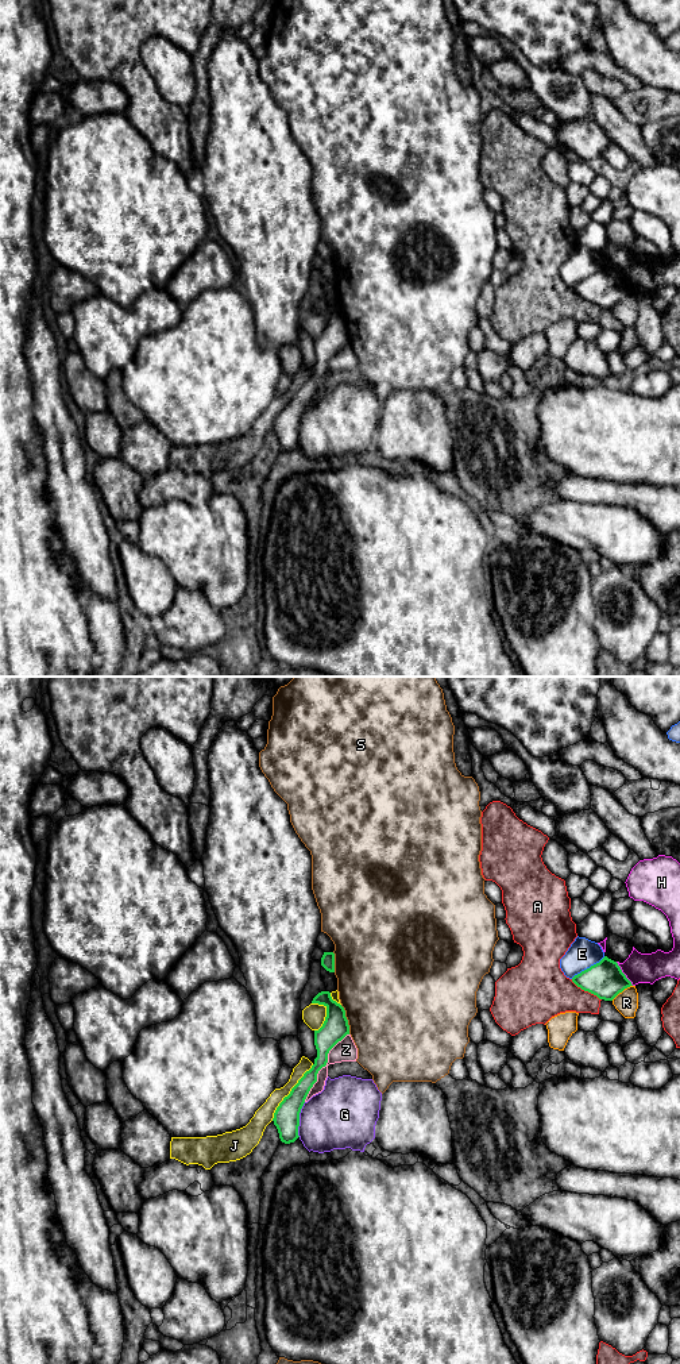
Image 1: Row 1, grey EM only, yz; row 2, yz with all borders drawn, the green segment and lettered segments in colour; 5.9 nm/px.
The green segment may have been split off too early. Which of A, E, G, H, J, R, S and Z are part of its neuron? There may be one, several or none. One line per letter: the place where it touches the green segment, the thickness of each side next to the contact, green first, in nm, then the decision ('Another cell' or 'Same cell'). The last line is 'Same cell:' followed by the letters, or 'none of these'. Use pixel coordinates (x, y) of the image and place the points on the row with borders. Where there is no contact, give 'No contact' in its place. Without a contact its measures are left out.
A: Touches green at yz (586, 990). Thickness 220 nm (green) against 320 nm. Another cell
E: Touches green at yz (587, 968). Thickness 220 nm (green) against 170 nm. Another cell
G: Touches green at yz (298, 1120). Thickness 160 nm (green) against 380 nm. Another cell
H: Touches green at yz (624, 974). Thickness 220 nm (green) against 180 nm. Another cell
J: Touches green at yz (290, 1093). Thickness 160 nm (green) against 110 nm. Another cell
R: Touches green at yz (621, 991). Thickness 220 nm (green) against 140 nm. Another cell
S: Touches green at yz (347, 1020). Thickness 160 nm (green) against 500 nm. Another cell
Z: Touches green at yz (323, 1066). Thickness 160 nm (green) against 130 nm. Another cell
Same cell: none of these

